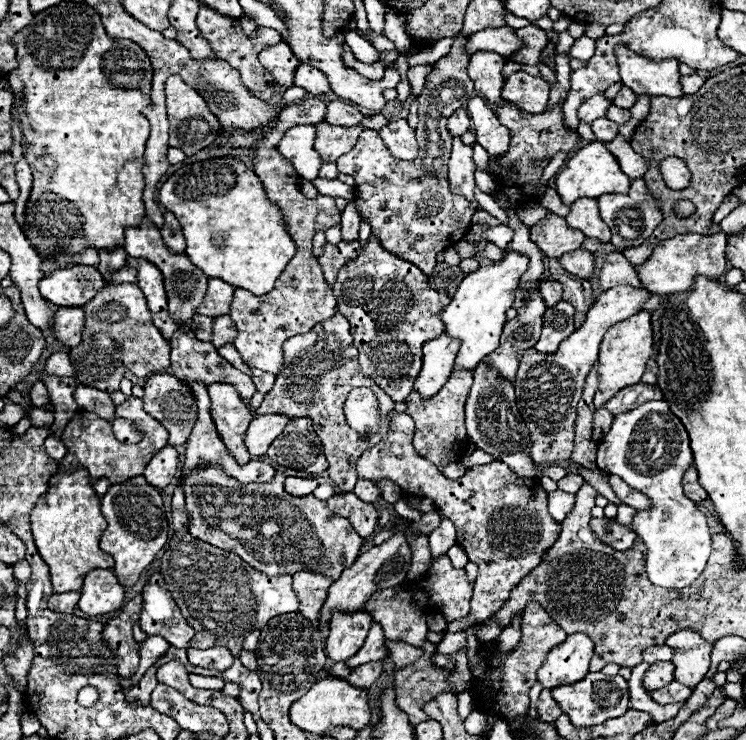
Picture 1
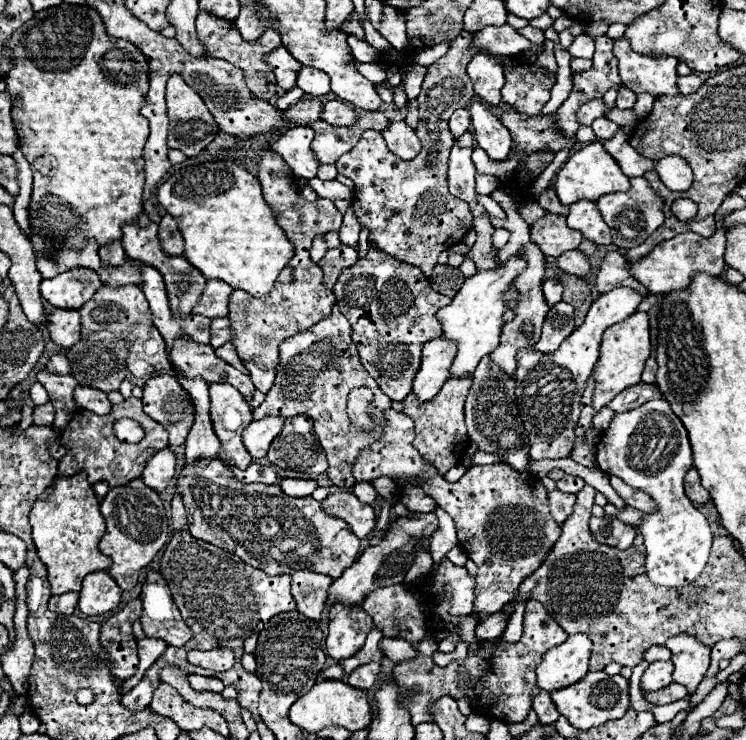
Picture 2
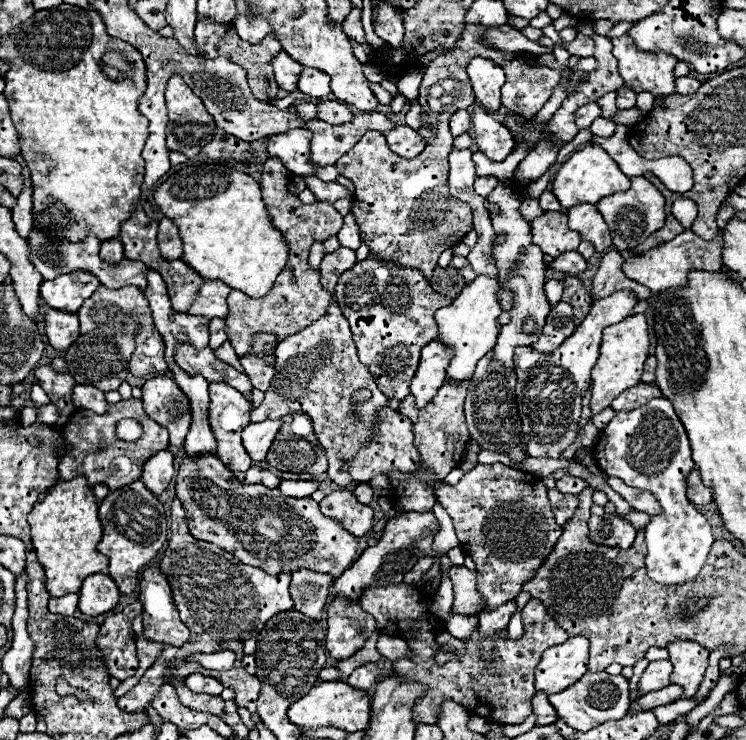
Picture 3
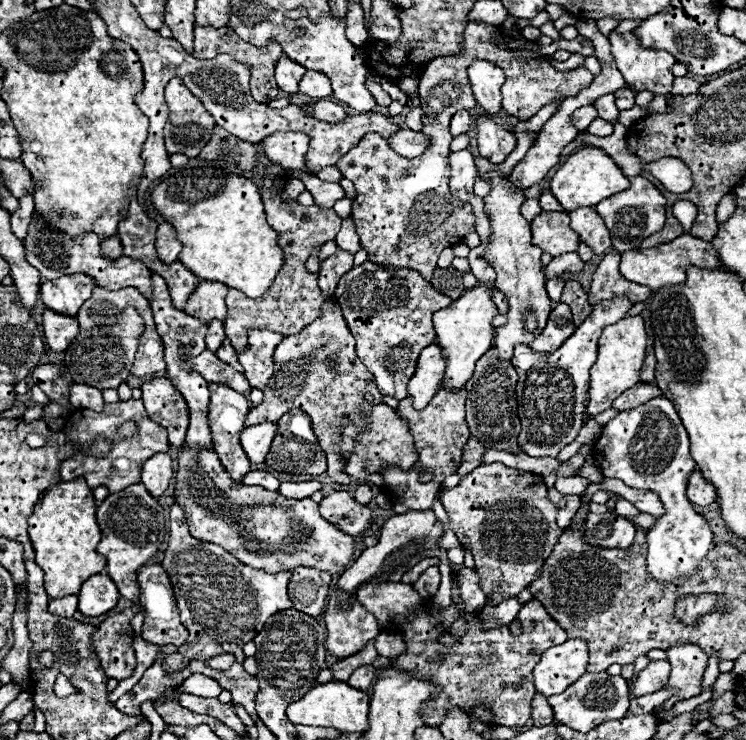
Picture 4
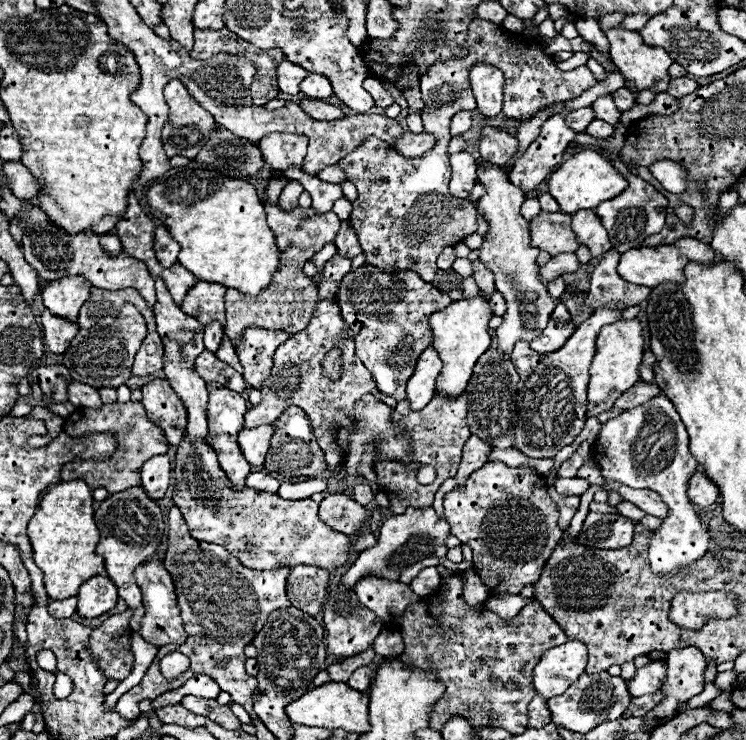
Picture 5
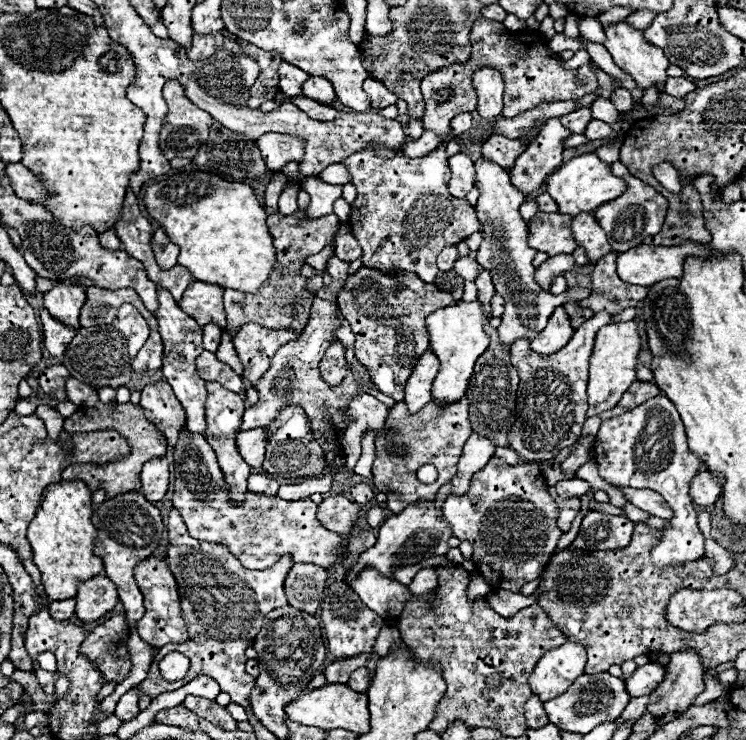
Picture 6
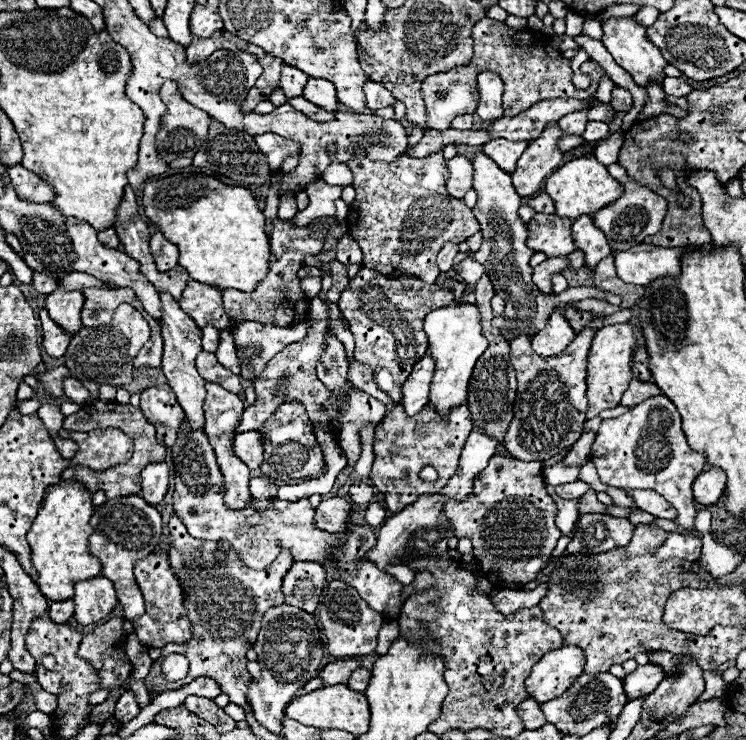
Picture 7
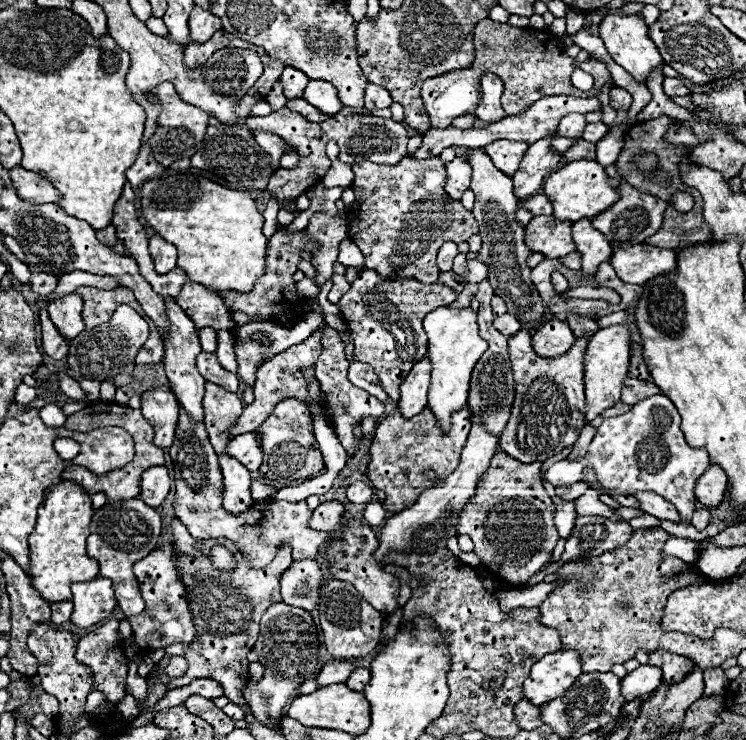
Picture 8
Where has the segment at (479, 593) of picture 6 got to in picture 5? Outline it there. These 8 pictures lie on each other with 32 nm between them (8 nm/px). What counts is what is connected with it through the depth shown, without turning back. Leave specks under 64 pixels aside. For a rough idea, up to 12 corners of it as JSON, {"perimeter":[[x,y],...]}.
{"perimeter":[[466,570],[464,598],[480,604],[488,598],[484,582],[474,570]]}

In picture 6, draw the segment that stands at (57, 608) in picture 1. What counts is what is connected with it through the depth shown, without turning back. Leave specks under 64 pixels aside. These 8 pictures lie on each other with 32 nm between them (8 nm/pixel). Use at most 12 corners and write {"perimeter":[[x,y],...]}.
{"perimeter":[[74,598],[48,604],[54,620],[74,616]]}

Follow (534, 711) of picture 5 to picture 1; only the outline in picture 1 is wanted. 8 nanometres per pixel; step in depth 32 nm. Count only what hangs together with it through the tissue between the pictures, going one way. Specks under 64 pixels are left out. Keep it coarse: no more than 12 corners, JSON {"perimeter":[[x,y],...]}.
{"perimeter":[[542,690],[536,702],[542,722],[556,722],[562,714],[550,690]]}

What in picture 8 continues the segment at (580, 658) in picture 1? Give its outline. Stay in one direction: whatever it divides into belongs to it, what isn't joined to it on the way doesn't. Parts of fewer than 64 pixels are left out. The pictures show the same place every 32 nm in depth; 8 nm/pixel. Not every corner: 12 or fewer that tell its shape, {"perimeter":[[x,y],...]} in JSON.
{"perimeter":[[574,650],[542,656],[524,682],[524,698],[542,706],[582,674]]}

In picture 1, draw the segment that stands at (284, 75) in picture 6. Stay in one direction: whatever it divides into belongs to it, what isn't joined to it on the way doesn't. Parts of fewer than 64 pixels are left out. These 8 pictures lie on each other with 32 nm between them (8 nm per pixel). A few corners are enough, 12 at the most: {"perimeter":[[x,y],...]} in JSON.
{"perimeter":[[288,44],[264,50],[260,62],[272,72],[276,84],[294,86],[300,62]]}

